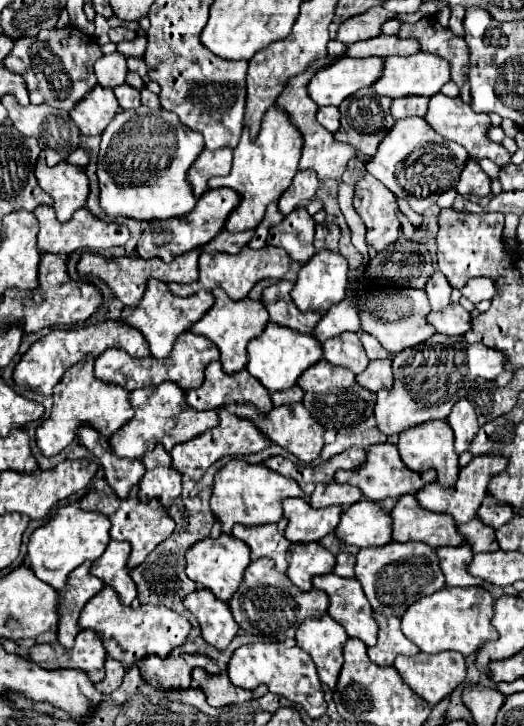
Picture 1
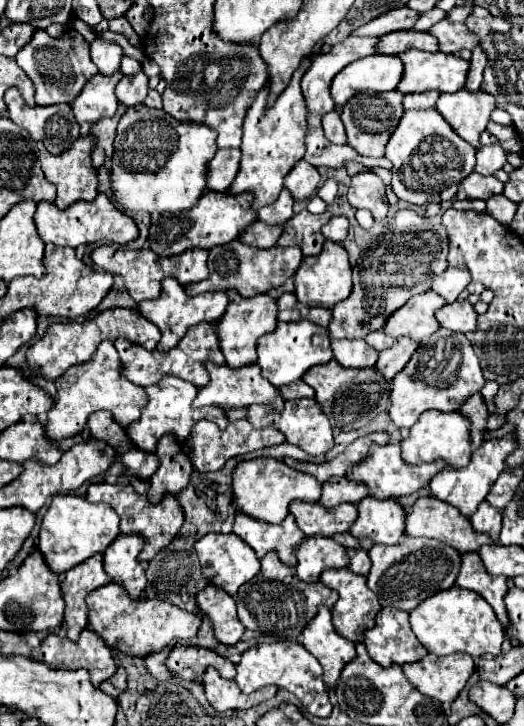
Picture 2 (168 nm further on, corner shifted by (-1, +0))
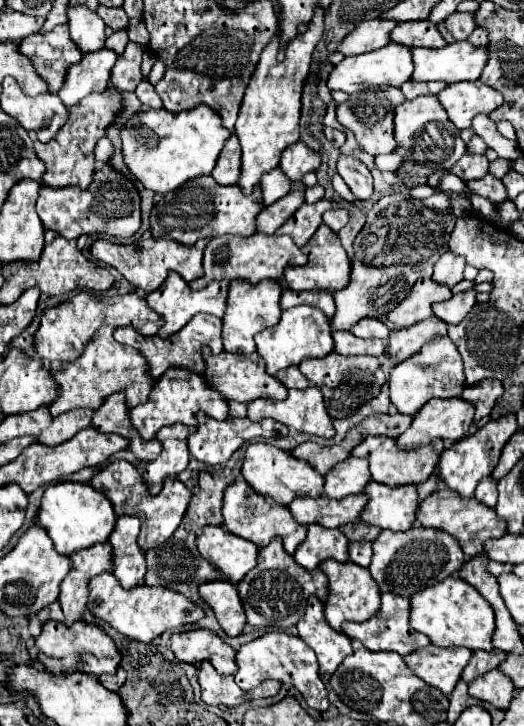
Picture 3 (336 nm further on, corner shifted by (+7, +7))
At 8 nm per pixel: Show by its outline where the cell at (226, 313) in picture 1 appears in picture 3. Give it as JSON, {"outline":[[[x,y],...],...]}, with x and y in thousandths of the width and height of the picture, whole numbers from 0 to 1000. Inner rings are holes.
{"outline":[[[443,387],[439,398],[435,398],[435,423],[424,437],[424,442],[427,442],[427,453],[424,453],[427,483],[485,486],[489,483],[485,461],[534,442],[534,434],[538,434],[538,426],[531,417],[534,406],[538,406],[538,395],[527,387],[500,387],[500,393],[477,393],[469,387]]]}

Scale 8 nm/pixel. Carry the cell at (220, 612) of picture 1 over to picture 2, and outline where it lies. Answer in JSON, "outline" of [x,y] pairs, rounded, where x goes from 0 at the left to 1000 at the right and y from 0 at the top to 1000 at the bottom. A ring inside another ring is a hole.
{"outline":[[[401,804],[393,813],[378,815],[374,829],[382,840],[405,854],[408,873],[424,887],[447,890],[458,884],[469,865],[458,860],[450,848],[450,829],[435,815]]]}

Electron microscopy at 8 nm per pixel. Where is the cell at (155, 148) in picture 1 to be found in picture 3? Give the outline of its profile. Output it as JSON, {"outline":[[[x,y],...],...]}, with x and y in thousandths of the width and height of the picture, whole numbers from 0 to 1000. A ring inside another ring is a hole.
{"outline":[[[393,145],[347,156],[324,156],[317,150],[263,153],[244,161],[237,175],[229,175],[240,233],[282,263],[305,269],[340,260],[370,244],[401,241],[435,189],[439,183],[424,175],[420,161]]]}

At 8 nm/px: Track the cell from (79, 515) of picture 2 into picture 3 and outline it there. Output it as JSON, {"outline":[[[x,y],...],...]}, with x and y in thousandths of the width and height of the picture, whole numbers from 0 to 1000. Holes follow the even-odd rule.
{"outline":[[[118,663],[95,668],[84,676],[69,720],[88,729],[92,740],[103,748],[103,756],[115,764],[134,764],[183,748],[202,748],[221,723],[221,709],[214,704],[214,693],[195,679],[179,676],[168,665]]]}

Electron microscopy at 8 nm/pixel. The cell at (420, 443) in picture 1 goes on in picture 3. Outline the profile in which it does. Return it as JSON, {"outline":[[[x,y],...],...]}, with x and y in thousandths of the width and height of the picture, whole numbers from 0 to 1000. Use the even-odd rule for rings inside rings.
{"outline":[[[878,547],[821,550],[790,572],[782,591],[756,605],[756,613],[760,618],[798,618],[832,605],[870,610],[889,602],[901,583],[905,561],[893,552]]]}

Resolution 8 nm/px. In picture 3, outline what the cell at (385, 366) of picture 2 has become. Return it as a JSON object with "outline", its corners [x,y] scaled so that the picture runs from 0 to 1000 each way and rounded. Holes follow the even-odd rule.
{"outline":[[[821,437],[813,442],[798,442],[775,453],[748,453],[737,489],[752,500],[767,500],[782,489],[798,486],[798,481],[817,467],[824,467],[828,461],[847,461],[847,459],[851,459],[851,448],[844,442],[836,442],[832,437]]]}

